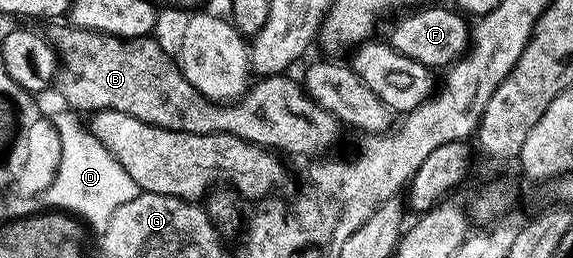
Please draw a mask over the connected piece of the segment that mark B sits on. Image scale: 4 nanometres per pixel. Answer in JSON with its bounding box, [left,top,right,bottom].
[48,24,338,160]

